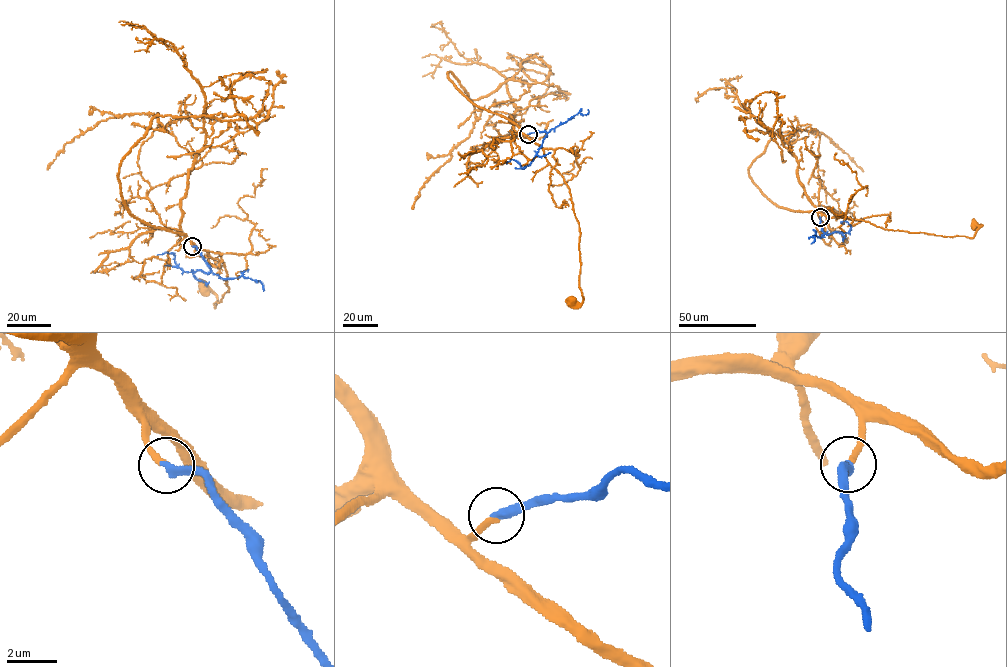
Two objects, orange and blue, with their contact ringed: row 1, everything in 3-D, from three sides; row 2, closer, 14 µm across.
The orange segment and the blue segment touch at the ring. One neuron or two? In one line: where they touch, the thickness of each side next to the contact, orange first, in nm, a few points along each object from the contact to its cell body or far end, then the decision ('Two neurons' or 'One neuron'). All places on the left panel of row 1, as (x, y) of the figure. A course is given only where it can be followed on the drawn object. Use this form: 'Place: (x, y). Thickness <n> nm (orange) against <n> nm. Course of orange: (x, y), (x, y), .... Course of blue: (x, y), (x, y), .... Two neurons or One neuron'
Place: (192, 246). Thickness 260 nm (orange) against 320 nm. Course of orange: (192, 245), (192, 242), (221, 260), (227, 274), (228, 291), (213, 304), (214, 308), (217, 295), (205, 287). Course of blue: (192, 245), (209, 266), (208, 273), (199, 270), (185, 272), (176, 264), (173, 254), (157, 255). One neuron

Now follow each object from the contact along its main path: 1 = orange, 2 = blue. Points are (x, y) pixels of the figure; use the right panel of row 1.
1: (820, 217), (823, 214), (861, 219), (891, 230), (972, 238), (978, 227), (973, 224)
2: (820, 217), (822, 230), (827, 234), (848, 233), (851, 225), (844, 224)

